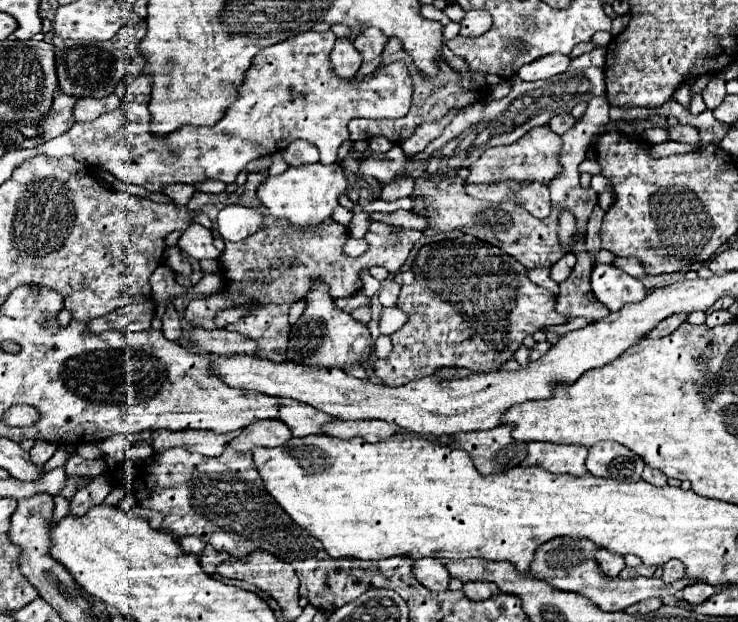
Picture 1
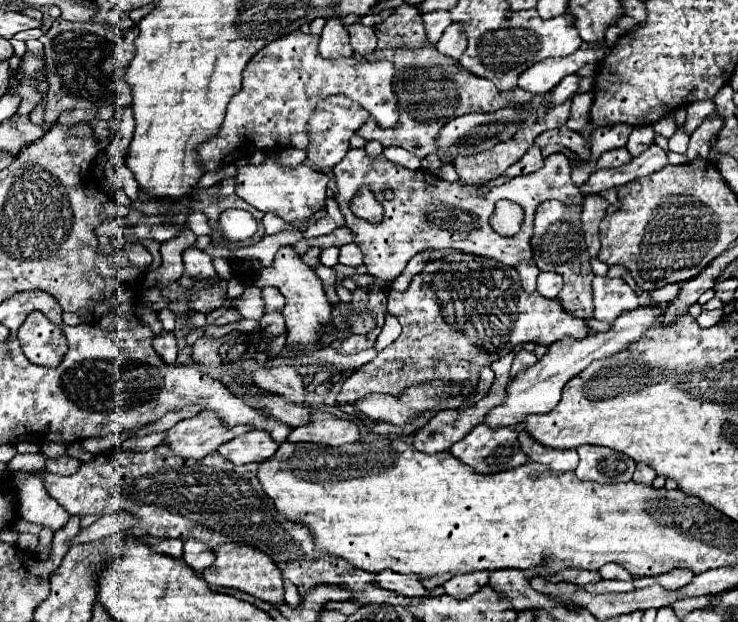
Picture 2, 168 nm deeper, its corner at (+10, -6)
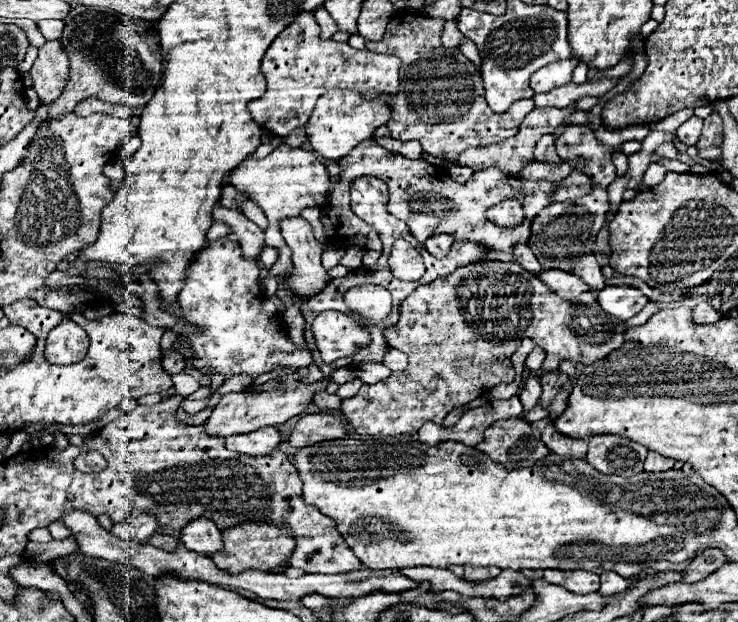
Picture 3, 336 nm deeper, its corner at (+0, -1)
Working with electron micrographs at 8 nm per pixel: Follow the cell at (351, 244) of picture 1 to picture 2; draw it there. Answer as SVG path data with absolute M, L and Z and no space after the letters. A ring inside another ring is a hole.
M328 247L320 253L320 263L326 267L334 267L338 265L338 249L336 247Z

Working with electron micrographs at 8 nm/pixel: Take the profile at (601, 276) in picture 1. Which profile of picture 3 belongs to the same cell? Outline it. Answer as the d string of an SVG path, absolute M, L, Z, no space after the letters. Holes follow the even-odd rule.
M604 286L596 300L604 312L618 320L632 318L648 304L648 298L634 286Z

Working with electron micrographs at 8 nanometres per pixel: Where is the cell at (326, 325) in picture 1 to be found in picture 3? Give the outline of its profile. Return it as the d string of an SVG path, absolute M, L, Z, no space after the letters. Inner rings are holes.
M286 218L280 222L280 228L282 228L282 236L288 244L288 248L292 250L292 272L288 276L282 278L282 286L298 300L308 300L312 296L316 296L318 292L322 292L328 282L330 282L330 276L326 272L326 268L322 266L320 262L320 256L322 256L322 246L314 240L314 234L312 234L312 228L310 224L304 220L304 218Z

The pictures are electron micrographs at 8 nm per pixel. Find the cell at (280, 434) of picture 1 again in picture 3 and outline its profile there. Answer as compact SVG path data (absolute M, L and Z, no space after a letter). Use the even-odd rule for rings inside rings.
M264 426L260 430L254 430L250 434L230 436L224 440L224 446L228 450L236 450L240 454L248 456L266 456L268 452L274 452L280 448L280 432L274 426Z

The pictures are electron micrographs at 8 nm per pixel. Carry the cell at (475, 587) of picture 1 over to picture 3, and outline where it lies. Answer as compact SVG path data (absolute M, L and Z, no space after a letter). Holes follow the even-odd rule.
M488 566L488 568L464 568L464 580L476 580L476 584L480 584L480 580L490 580L494 576L498 576L502 570L496 566Z

